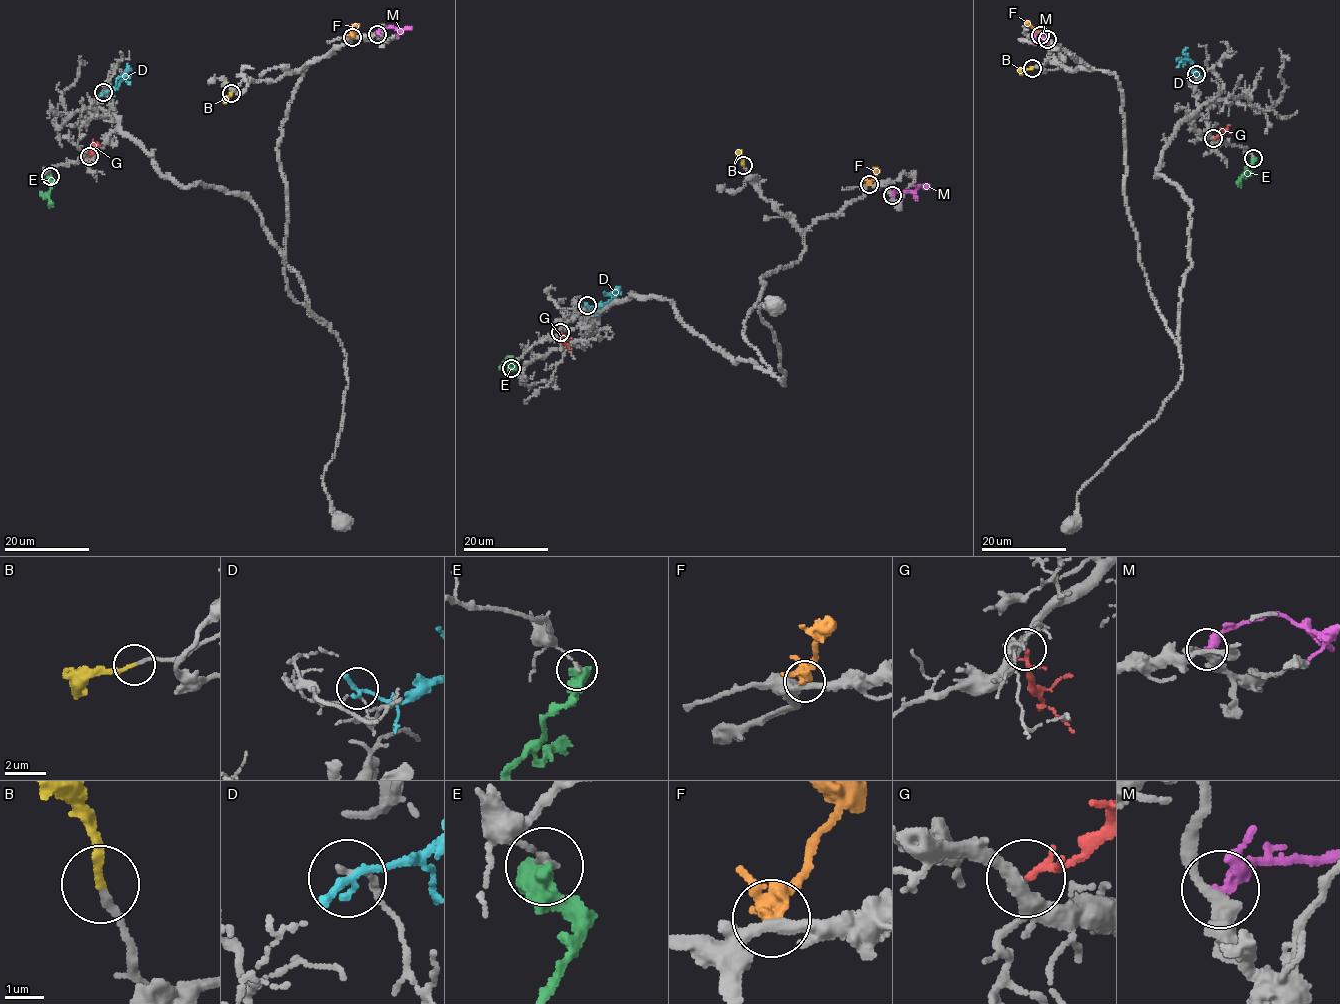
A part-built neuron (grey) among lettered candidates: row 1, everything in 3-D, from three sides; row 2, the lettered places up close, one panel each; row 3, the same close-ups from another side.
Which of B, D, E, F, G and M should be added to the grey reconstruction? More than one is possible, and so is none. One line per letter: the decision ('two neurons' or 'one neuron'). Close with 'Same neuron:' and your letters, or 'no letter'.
B: one neuron
D: two neurons
E: two neurons
F: two neurons
G: one neuron
M: two neurons
Same neuron: B, G

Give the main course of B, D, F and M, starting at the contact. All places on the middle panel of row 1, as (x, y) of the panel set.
B: (743, 165), (742, 157), (736, 153)
D: (587, 304), (599, 307), (610, 297), (612, 291), (619, 289)
F: (869, 184), (875, 173), (872, 167)
M: (891, 195), (915, 191), (929, 185)

